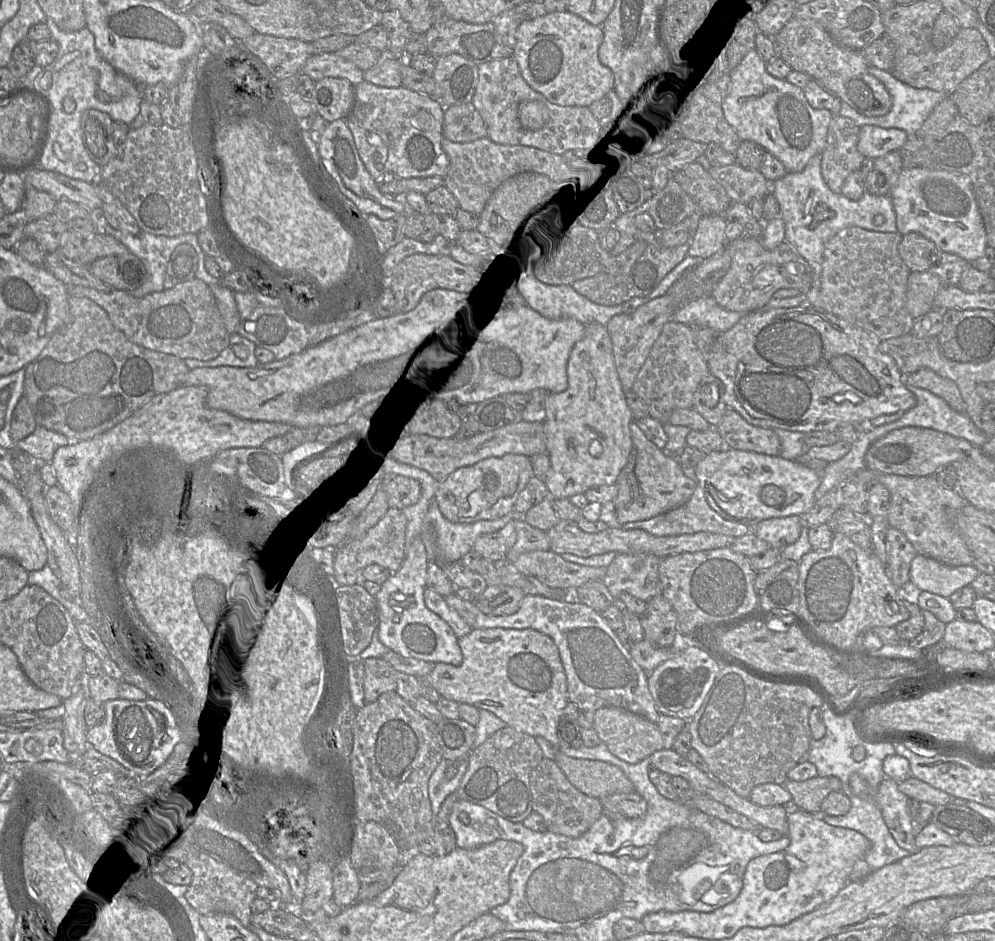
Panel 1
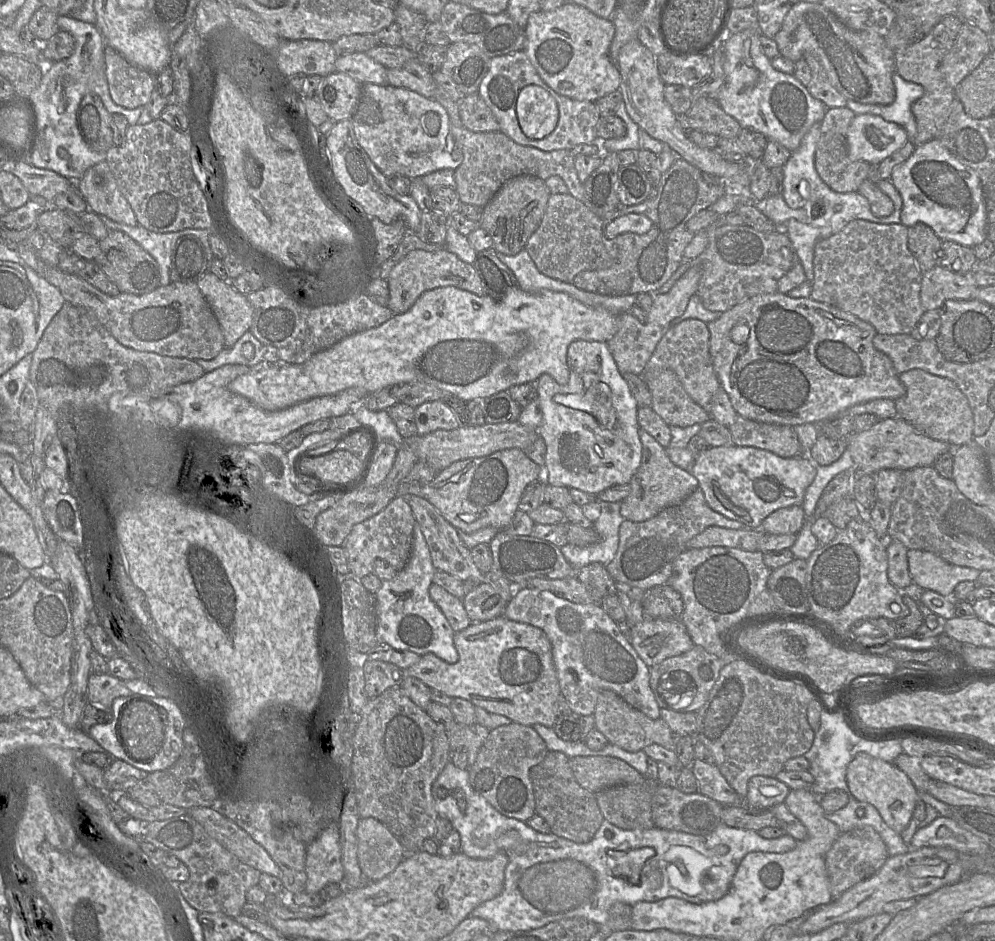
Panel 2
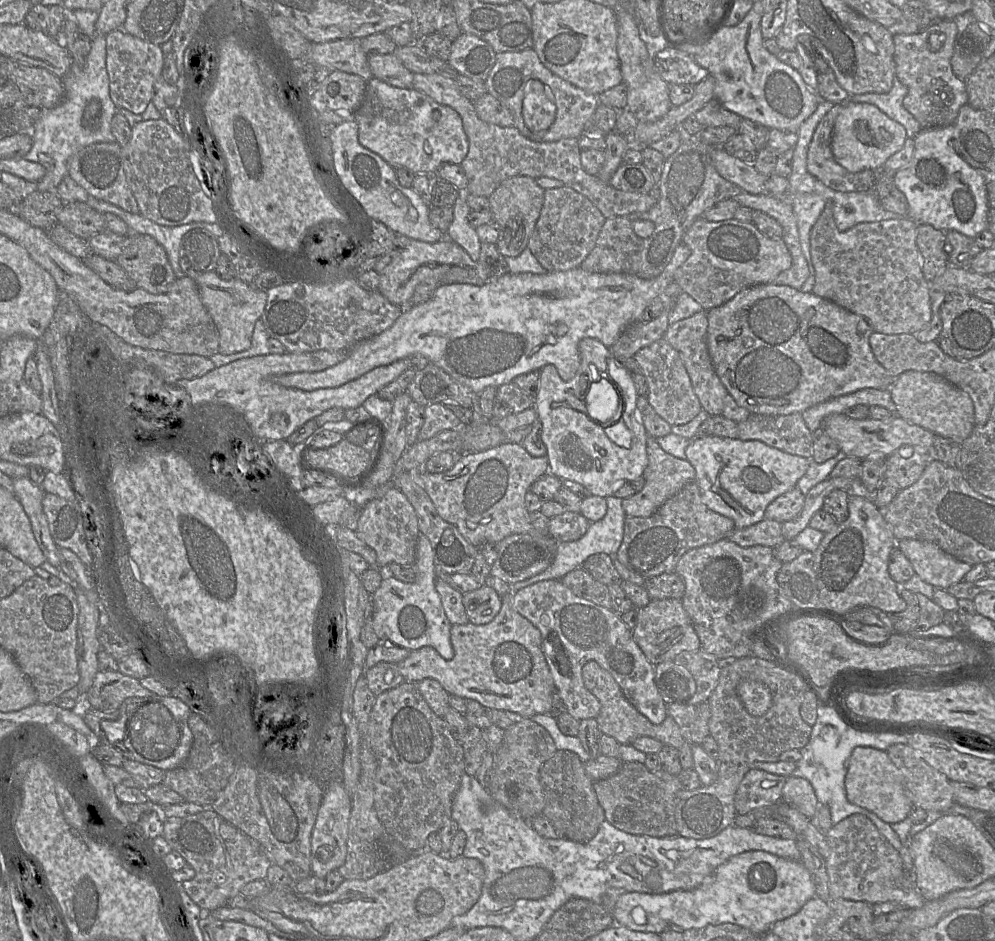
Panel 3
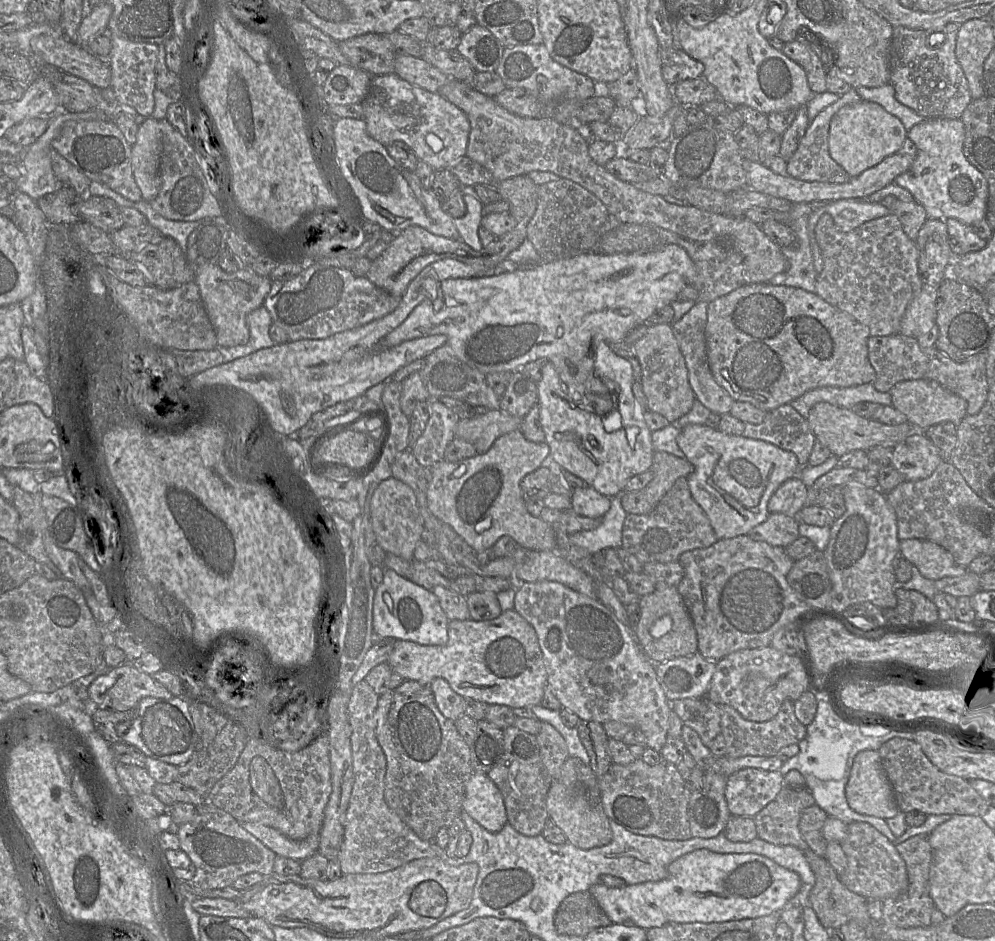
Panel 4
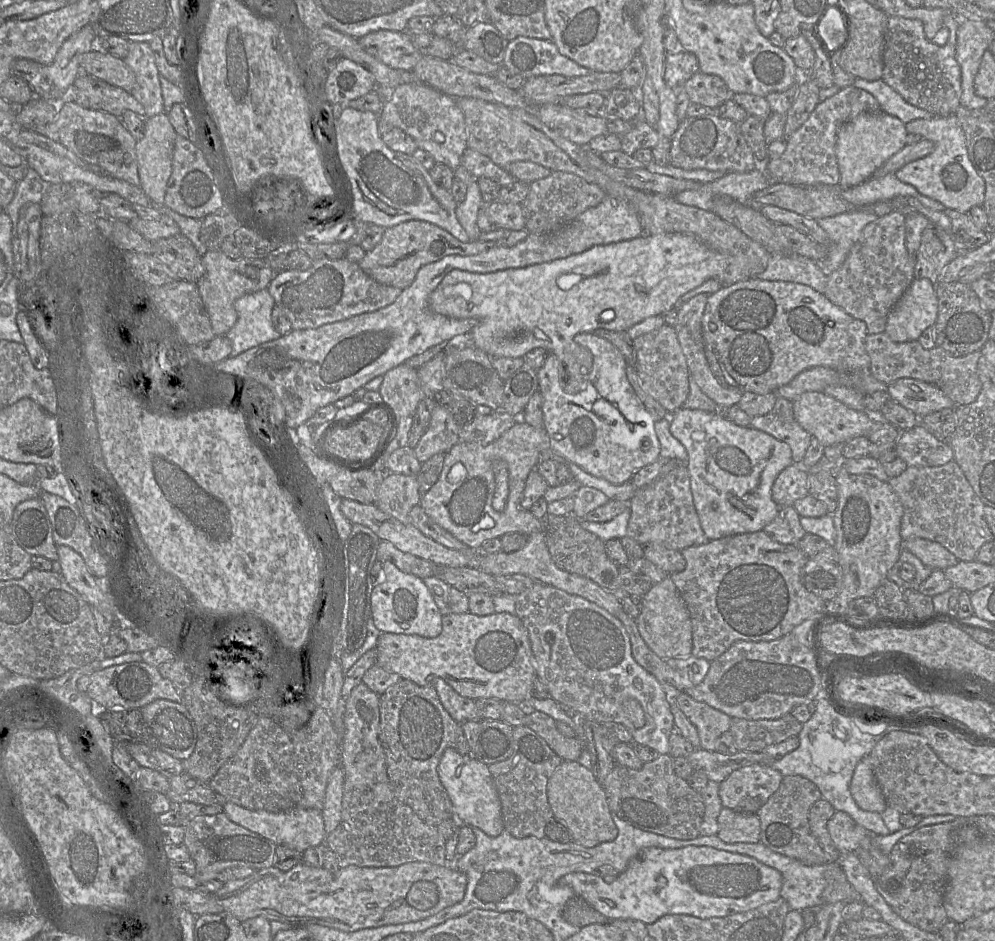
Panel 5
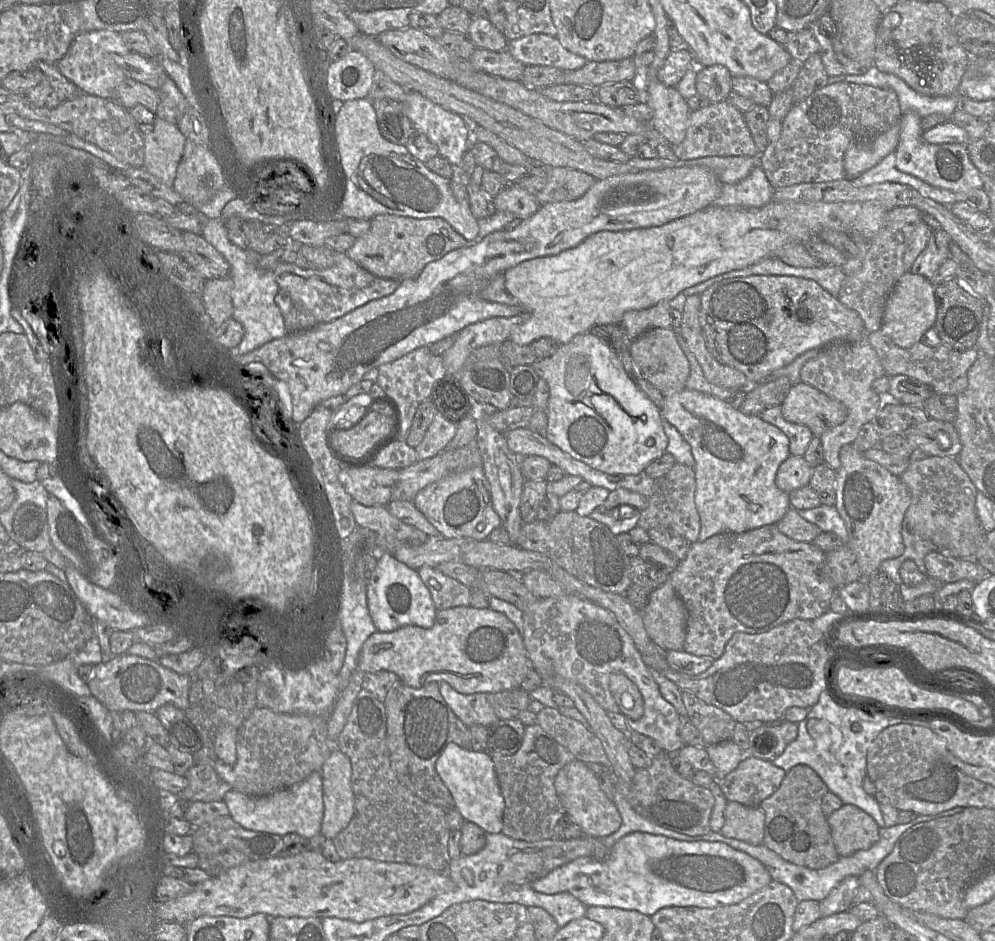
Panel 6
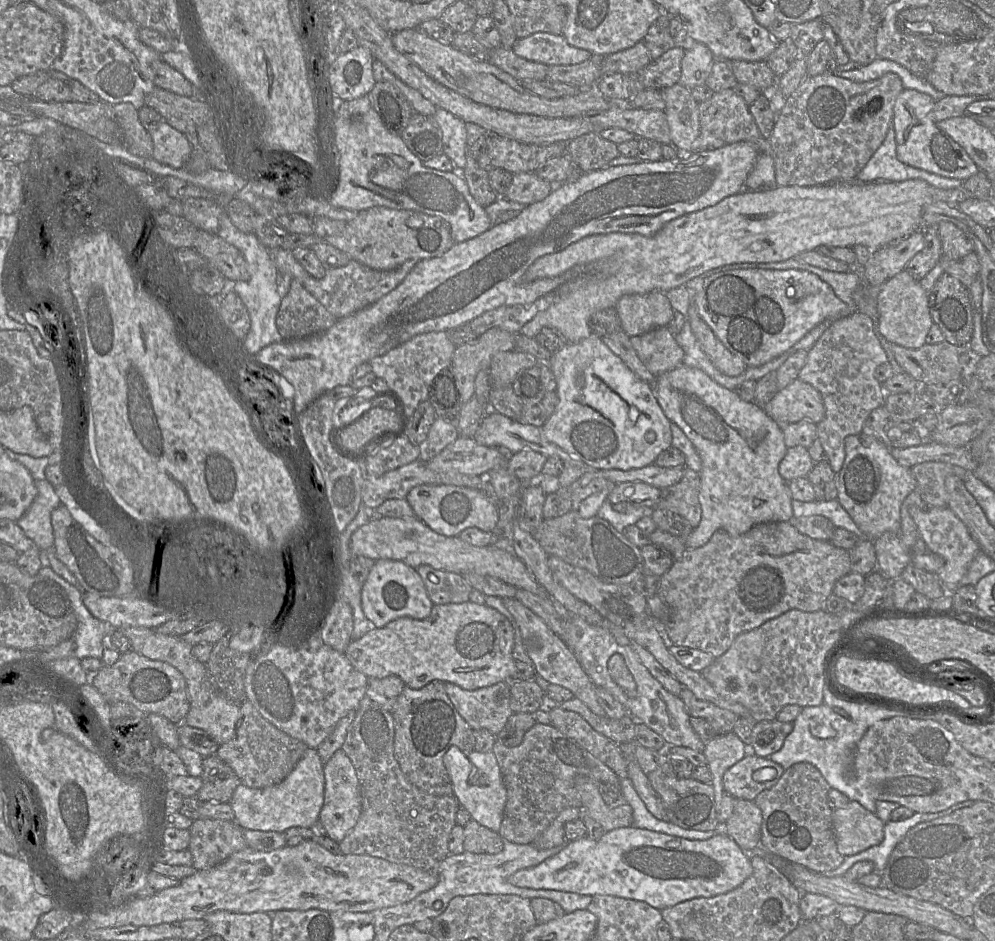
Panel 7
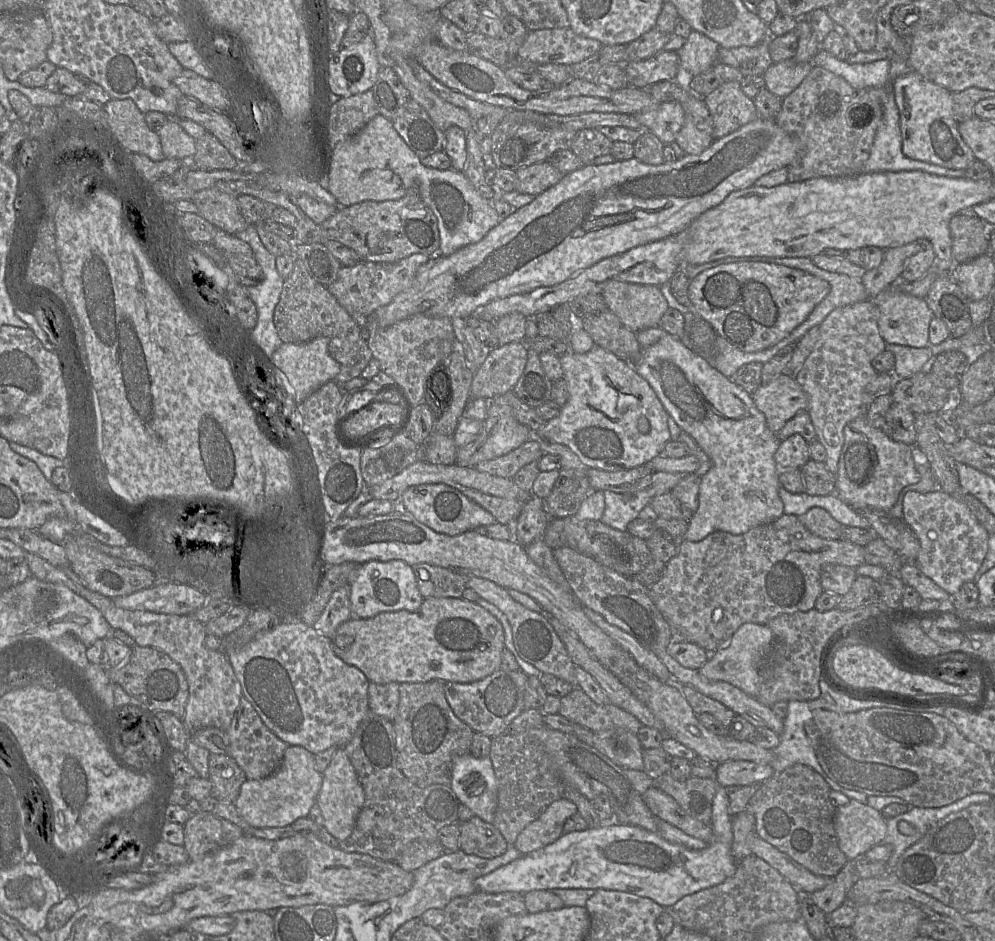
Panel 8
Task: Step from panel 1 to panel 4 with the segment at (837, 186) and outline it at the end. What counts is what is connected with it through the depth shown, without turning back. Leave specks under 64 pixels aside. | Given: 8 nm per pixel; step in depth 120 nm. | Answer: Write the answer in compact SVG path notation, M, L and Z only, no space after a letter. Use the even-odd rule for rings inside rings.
M850 88L845 94L833 104L820 111L810 122L808 128L801 139L799 146L792 157L787 161L787 174L794 178L804 181L818 181L828 183L845 183L851 179L851 176L837 164L829 153L828 136L832 117L844 106L858 103L863 99L854 88Z

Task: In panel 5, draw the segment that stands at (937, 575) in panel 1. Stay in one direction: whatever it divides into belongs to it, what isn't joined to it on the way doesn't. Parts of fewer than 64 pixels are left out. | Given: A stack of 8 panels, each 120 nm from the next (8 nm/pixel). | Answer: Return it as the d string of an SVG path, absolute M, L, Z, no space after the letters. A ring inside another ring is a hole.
M924 538L903 540L903 548L910 551L932 570L943 571L960 561L941 544Z

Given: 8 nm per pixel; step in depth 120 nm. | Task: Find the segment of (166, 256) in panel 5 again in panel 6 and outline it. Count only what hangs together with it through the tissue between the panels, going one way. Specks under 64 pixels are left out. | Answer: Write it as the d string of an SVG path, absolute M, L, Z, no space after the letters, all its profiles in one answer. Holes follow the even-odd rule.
M182 232L183 249L178 254L205 280L229 277L229 263L203 236Z

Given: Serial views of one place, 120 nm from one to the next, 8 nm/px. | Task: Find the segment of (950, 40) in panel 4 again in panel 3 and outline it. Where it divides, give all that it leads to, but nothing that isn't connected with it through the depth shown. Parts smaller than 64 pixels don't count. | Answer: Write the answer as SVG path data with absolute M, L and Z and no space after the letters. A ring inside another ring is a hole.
M955 20L934 21L917 33L893 35L895 76L908 90L903 106L922 129L953 124L959 109L968 104L966 83L955 76L951 67L951 58L960 35L961 23ZM932 33L945 35L945 41L939 50L930 50L928 39Z

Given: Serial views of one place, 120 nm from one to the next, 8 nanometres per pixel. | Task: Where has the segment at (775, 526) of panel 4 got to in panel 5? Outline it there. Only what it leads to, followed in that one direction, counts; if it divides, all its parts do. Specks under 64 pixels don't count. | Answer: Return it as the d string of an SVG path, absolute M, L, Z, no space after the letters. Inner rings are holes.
M793 506L780 507L776 517L763 531L779 543L792 545L797 545L806 534L800 523L800 515Z

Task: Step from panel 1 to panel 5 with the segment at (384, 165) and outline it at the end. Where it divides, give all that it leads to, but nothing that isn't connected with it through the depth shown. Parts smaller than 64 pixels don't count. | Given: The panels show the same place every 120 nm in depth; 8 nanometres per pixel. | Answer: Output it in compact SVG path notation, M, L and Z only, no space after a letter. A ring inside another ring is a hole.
M422 82L402 84L397 87L377 86L374 90L377 90L383 103L382 111L378 114L378 124L380 118L387 124L403 130L415 140L418 148L428 152L436 163L445 164L453 170L461 165L462 155L468 147L467 126L456 98L448 96Z

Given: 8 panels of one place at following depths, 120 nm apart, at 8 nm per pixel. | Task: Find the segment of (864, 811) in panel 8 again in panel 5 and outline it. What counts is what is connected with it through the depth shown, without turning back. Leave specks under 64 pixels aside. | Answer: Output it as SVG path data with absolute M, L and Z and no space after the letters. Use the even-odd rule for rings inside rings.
M836 811L828 821L827 827L831 840L840 854L857 851L869 835L867 829L843 811Z

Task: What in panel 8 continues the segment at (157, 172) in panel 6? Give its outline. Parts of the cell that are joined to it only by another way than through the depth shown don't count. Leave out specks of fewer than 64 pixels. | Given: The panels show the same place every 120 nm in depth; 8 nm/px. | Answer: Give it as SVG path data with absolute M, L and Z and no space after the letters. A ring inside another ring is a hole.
M169 119L157 131L165 158L191 161L196 153L196 140L188 135L173 119Z

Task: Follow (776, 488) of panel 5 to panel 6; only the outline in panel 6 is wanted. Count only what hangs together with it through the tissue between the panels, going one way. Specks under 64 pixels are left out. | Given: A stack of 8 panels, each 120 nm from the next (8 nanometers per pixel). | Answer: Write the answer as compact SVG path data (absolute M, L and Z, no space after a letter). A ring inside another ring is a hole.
M789 455L779 466L775 483L786 493L809 485L813 468L803 456Z

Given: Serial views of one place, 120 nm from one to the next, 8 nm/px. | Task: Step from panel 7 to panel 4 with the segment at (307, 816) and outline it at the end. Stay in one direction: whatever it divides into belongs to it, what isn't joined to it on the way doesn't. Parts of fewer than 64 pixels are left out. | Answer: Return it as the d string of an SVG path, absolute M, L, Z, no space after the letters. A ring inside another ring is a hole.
M253 822L239 823L246 831L273 851L276 856L287 857L302 862L318 853L319 834L309 835L303 840L292 840L278 830L268 826Z

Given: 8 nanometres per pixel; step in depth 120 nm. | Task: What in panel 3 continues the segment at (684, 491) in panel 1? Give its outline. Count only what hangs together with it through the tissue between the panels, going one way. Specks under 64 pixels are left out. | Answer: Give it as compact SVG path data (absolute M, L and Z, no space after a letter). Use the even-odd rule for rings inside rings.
M647 437L648 465L643 473L644 487L638 493L622 499L622 509L627 517L649 517L683 486L695 482L696 472L686 459L680 459L665 452L657 443L657 438Z

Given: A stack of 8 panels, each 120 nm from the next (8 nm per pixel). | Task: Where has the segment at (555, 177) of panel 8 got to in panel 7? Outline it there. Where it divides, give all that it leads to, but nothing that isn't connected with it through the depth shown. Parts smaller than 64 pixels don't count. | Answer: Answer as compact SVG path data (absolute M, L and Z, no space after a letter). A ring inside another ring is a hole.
M520 172L513 174L511 184L503 196L527 206L545 199L554 186L534 172Z

